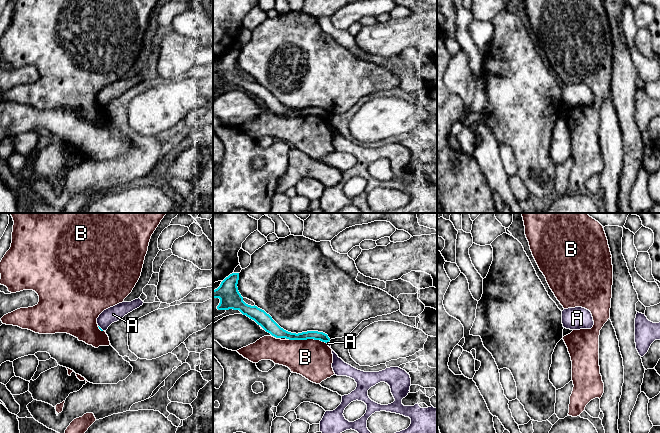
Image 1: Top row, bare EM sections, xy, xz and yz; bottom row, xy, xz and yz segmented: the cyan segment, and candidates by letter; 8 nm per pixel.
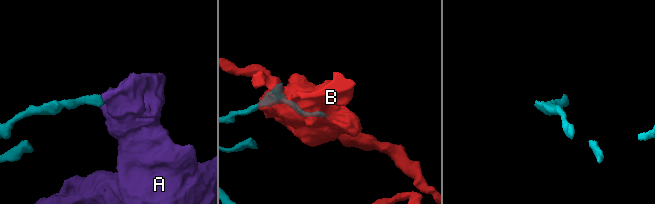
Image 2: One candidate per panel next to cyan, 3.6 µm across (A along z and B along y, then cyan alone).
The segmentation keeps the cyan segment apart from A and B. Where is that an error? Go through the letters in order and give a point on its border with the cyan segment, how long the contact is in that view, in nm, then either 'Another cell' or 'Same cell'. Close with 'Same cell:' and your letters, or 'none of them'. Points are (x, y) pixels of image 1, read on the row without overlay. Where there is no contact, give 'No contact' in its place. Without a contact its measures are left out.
A: Touches cyan at xy (100, 104). Shared border 60 nm. Another cell
B: Touches cyan at xz (308, 114). Shared border 300 nm. Another cell
Same cell: none of them

